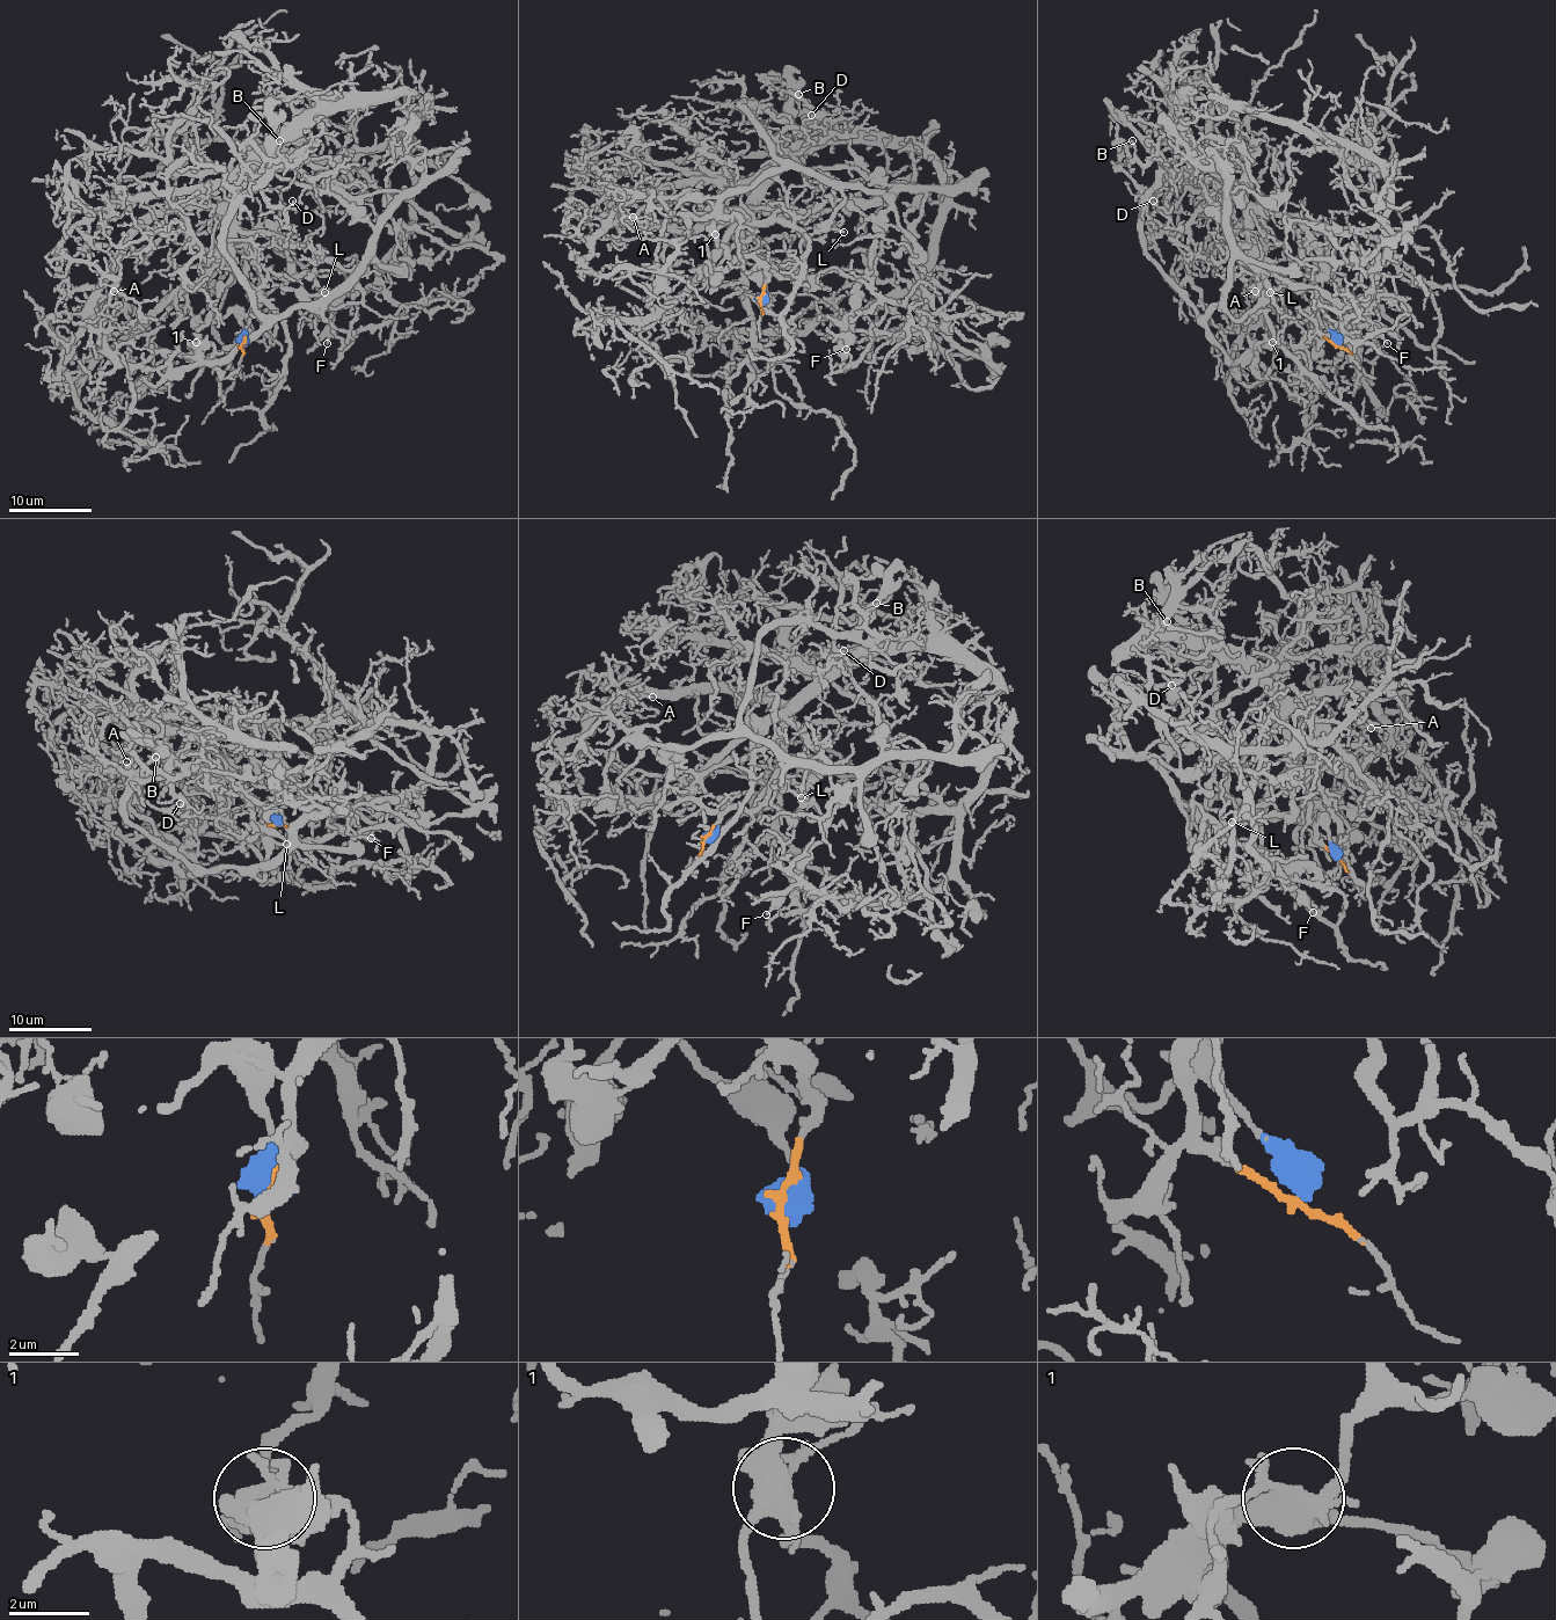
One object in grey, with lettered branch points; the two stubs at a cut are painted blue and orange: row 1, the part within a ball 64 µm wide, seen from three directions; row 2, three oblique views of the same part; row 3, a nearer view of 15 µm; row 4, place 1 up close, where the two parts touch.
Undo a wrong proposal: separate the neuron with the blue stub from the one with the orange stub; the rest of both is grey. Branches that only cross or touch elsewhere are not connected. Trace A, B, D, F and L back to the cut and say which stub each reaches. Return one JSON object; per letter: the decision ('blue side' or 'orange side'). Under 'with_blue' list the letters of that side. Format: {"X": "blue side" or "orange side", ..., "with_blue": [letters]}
{"A": "orange side", "B": "orange side", "D": "orange side", "F": "blue side", "L": "blue side", "with_blue": ["F", "L"]}

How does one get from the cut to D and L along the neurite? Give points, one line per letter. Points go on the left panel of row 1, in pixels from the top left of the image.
D: (240, 344), (261, 298), (261, 275), (224, 206), (258, 162), (253, 180), (261, 194), (292, 209), (292, 201)
L: (240, 344), (227, 313), (196, 352), (224, 360), (294, 308), (326, 319), (308, 300), (326, 292)

